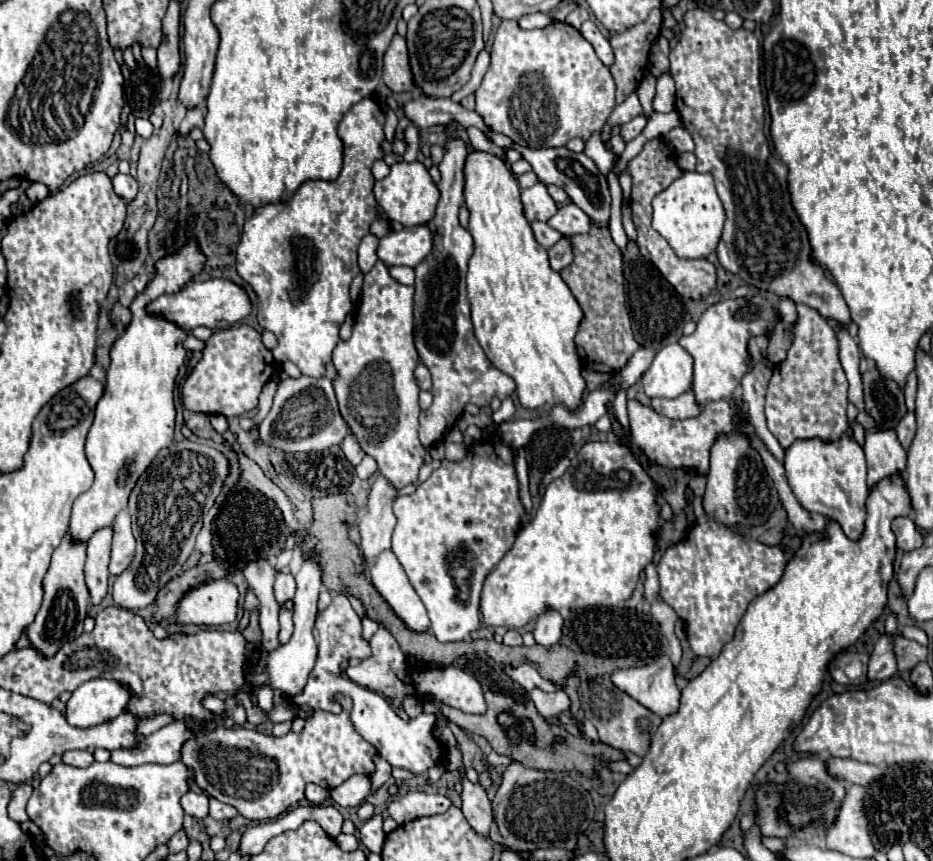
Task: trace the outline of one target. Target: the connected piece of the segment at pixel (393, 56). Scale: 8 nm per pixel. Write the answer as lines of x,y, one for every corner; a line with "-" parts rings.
394,36
390,48
384,54
384,84
392,92
414,92
414,76
410,70
410,58
406,50
406,40
402,36

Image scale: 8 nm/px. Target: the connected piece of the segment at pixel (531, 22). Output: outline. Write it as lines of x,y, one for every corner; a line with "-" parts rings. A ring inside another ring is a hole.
528,14
518,20
518,26
522,30
534,30
534,28
546,28
552,24
552,18
548,14

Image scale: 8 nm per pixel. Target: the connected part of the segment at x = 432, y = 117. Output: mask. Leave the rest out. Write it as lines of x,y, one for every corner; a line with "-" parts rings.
414,96
414,100
404,104
404,112
420,130
426,130
430,126
438,126
438,124
446,124
448,120
454,120
464,128
476,126
488,138
492,134
490,128
486,126
486,122
484,122
484,118
478,112
466,110
460,104
450,102
448,98
428,98
428,96
416,98

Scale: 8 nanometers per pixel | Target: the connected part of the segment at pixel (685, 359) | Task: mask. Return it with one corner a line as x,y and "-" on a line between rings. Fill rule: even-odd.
678,344
664,346
642,376
644,392
650,398
676,398
692,390
692,358

